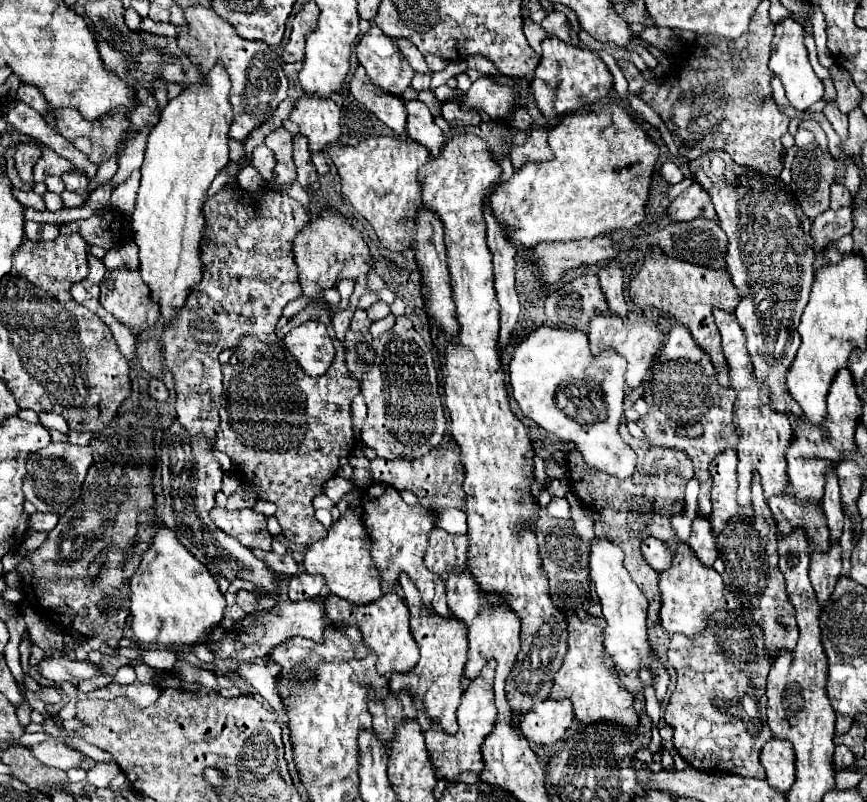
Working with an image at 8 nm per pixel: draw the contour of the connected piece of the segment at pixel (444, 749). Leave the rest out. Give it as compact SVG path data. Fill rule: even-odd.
M487 661L481 675L477 679L473 679L469 683L467 691L463 693L461 707L457 709L459 731L455 735L443 733L441 727L433 725L433 721L431 721L431 729L425 733L427 751L431 751L431 763L435 763L435 771L439 771L441 779L455 781L465 771L475 773L475 775L481 775L481 771L483 771L481 743L491 733L491 729L495 725L495 715L497 715L497 709L493 703L493 671L495 671L495 661L493 663Z

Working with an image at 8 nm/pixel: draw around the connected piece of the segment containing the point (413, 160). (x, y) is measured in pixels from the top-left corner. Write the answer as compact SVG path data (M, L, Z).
M369 137L355 147L329 147L329 157L341 177L341 193L375 229L381 245L391 251L409 249L415 235L415 211L421 207L417 171L427 163L429 151L411 139Z

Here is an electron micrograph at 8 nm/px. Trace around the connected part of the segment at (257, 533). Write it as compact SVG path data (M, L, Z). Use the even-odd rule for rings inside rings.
M215 507L211 509L211 517L221 531L235 537L243 547L271 551L273 537L267 531L267 519L261 513L253 509L227 511L227 509Z

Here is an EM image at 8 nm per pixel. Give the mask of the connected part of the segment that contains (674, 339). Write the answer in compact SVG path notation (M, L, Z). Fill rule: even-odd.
M675 325L667 333L651 365L651 377L645 383L643 399L649 403L649 411L637 425L645 431L649 443L661 445L665 449L679 449L689 455L689 459L693 461L695 479L701 483L699 509L705 515L709 515L711 511L709 497L711 497L711 485L713 485L709 463L727 449L727 443L723 443L723 439L731 439L733 449L737 449L737 443L739 443L739 437L735 435L735 423L733 423L735 391L719 387L715 367L711 365L709 357L695 345L695 339L691 337L687 327ZM695 423L703 423L705 435L695 439L683 439L675 435L675 427L689 427Z

